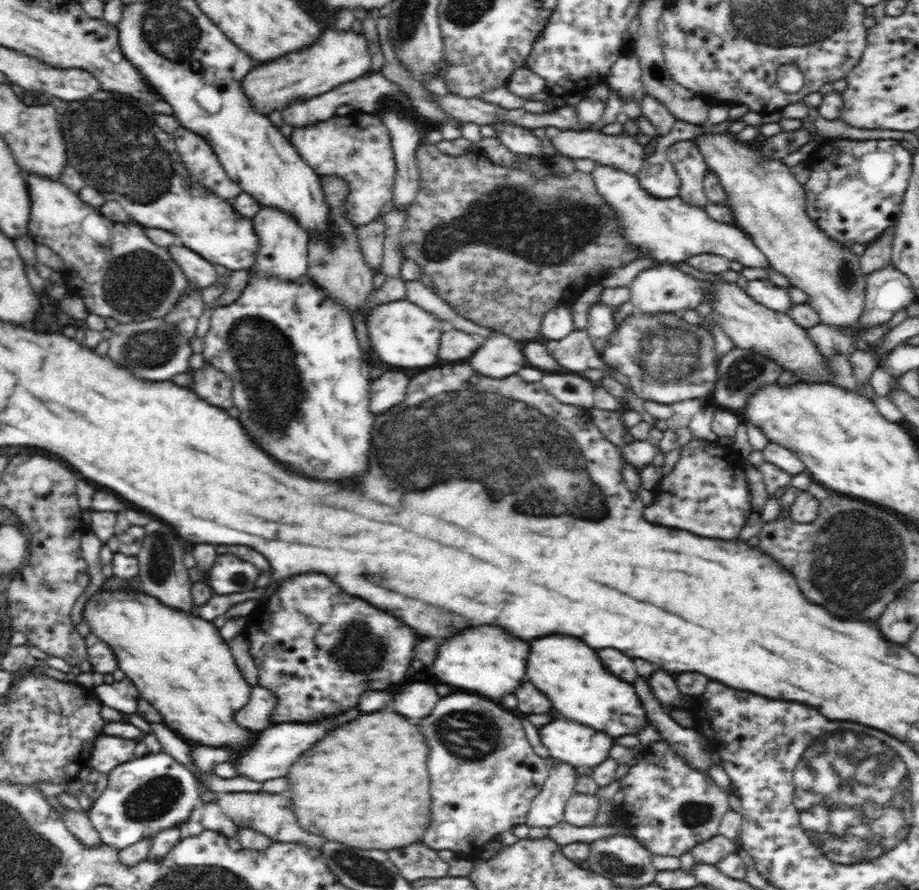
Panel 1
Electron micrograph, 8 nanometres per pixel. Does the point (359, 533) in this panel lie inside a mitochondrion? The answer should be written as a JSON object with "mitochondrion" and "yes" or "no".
{"mitochondrion":"no"}

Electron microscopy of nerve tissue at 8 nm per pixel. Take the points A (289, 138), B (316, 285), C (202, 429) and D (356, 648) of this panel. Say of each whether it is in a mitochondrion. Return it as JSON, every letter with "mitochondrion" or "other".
{"A":"other","B":"other","C":"other","D":"mitochondrion"}

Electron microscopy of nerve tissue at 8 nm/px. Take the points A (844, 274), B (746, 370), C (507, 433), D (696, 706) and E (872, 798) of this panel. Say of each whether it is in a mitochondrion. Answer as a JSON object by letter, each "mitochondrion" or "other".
{"A":"mitochondrion","B":"mitochondrion","C":"mitochondrion","D":"other","E":"mitochondrion"}

